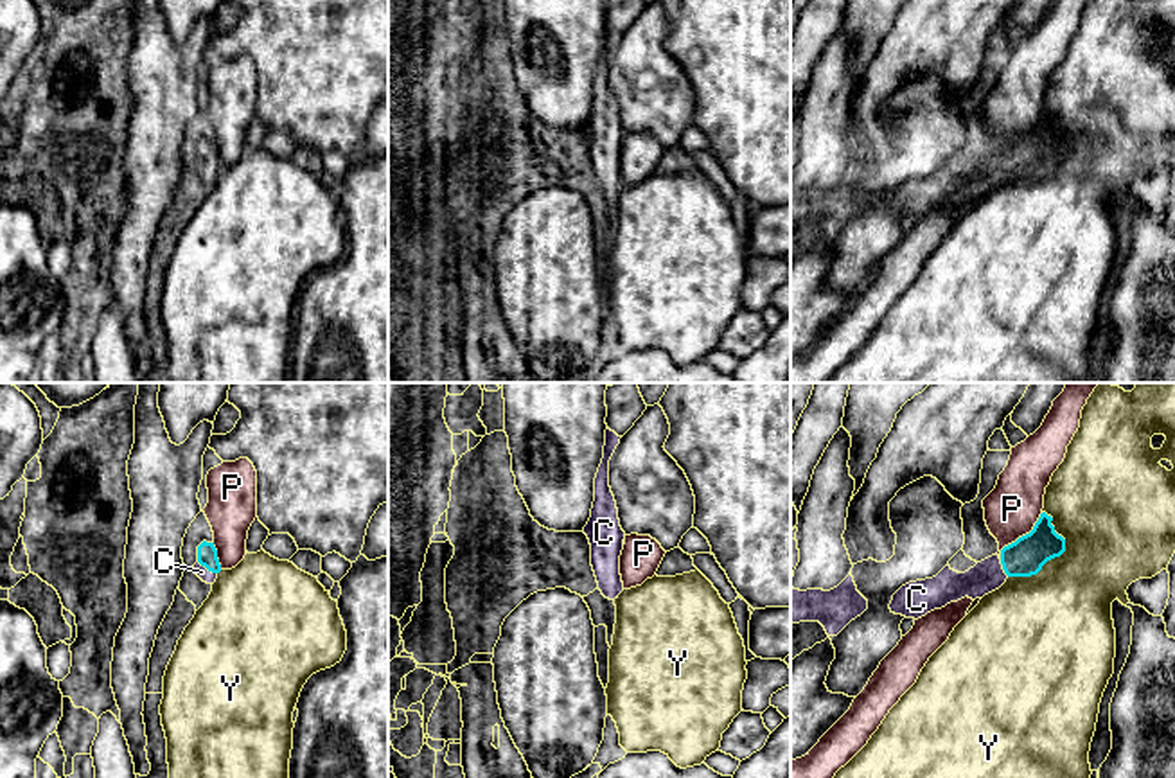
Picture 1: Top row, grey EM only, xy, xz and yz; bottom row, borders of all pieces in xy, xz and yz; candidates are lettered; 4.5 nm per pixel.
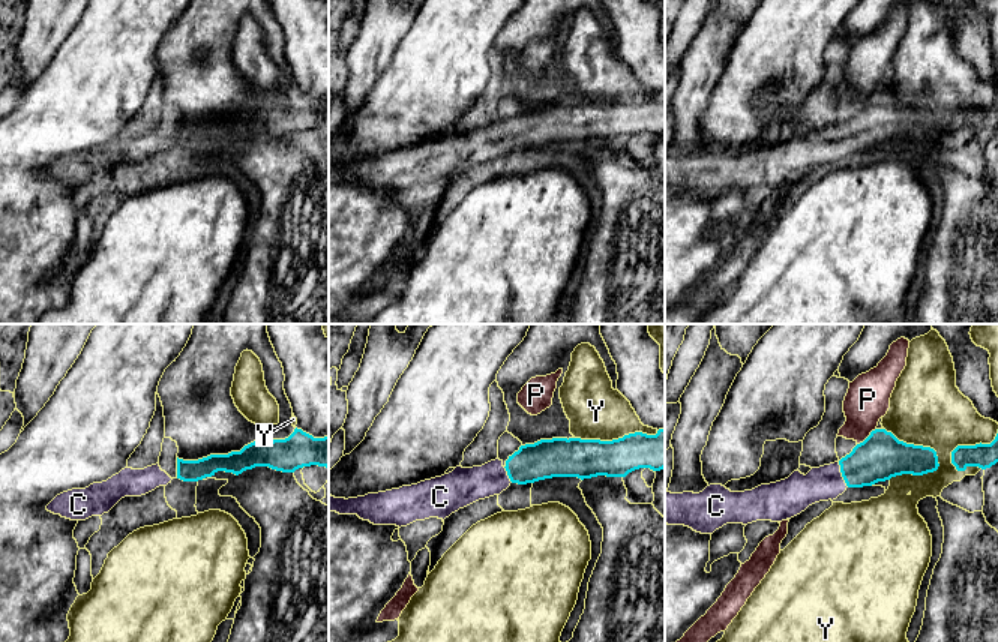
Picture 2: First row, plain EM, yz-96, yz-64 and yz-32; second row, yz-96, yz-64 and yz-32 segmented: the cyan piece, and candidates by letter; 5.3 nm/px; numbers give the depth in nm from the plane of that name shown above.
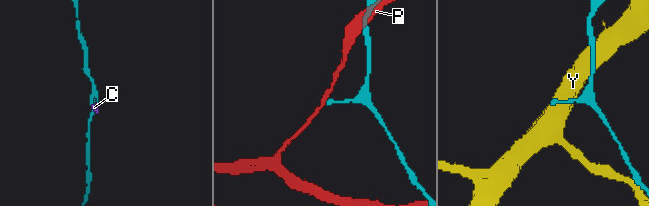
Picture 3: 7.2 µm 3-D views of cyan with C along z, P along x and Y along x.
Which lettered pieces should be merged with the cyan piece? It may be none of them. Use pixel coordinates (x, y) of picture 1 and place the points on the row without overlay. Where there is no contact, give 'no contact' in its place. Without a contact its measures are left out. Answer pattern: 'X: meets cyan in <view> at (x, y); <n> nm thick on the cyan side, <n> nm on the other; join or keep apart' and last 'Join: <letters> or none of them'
C: meets cyan in xy at (207, 166); 100 nm thick on the cyan side, 60 nm on the other; join
P: meets cyan in yz at (1023, 133); 170 nm thick on the cyan side, 240 nm on the other; keep apart
Y: meets cyan in yz at (1055, 153); 170 nm thick on the cyan side, 420 nm on the other; keep apart
Join: C

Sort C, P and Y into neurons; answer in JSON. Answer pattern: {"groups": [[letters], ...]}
{"groups": [["C"], ["P"], ["Y"]]}

